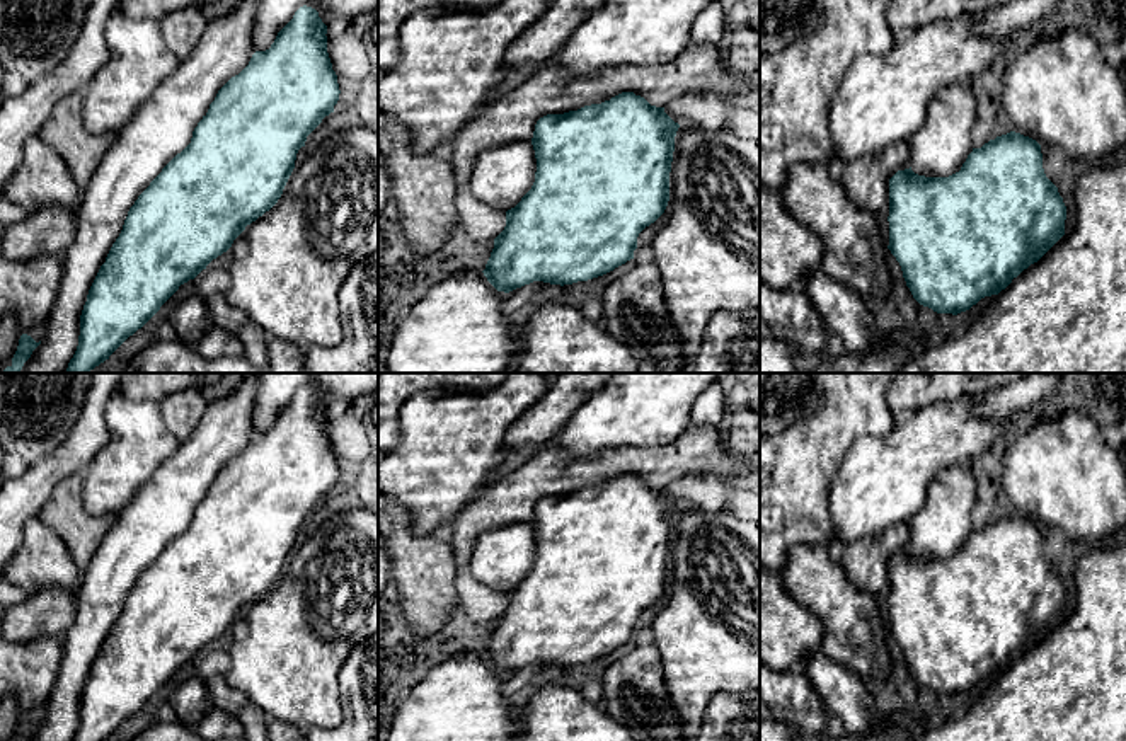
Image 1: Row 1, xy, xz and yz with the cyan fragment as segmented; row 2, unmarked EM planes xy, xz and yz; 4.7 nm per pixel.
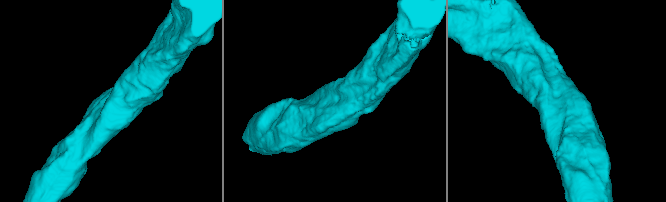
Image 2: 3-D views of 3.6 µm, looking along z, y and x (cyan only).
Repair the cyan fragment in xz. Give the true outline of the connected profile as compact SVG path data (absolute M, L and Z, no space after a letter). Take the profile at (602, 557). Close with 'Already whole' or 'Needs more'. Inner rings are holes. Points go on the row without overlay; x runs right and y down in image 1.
M634 474L564 496L547 496L535 506L531 526L537 540L535 564L521 583L506 593L506 608L482 652L497 671L509 675L533 663L572 666L603 658L634 640L639 615L654 605L669 583L669 554L680 506L664 489L651 487Z. Already whole

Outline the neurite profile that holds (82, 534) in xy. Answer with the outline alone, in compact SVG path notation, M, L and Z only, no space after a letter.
M83 472L72 474L51 492L37 518L66 545L73 562L83 572L95 550L116 523L116 514L94 516L82 501Z

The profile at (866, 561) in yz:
M899 521L877 533L847 543L838 559L848 581L860 591L877 595L889 586L889 560L911 549L910 523Z

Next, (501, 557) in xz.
M516 523L482 533L468 572L494 591L514 589L535 564L537 540L531 523Z

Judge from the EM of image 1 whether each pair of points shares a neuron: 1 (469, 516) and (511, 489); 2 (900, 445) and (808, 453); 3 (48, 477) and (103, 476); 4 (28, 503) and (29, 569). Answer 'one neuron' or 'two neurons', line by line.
1: one neuron
2: two neurons
3: two neurons
4: two neurons

